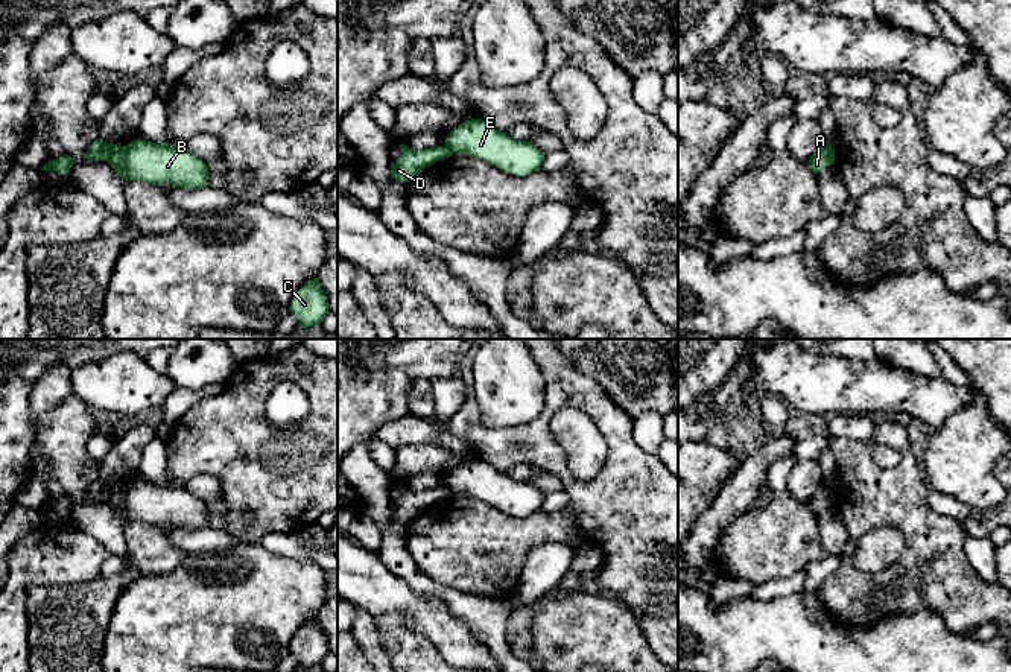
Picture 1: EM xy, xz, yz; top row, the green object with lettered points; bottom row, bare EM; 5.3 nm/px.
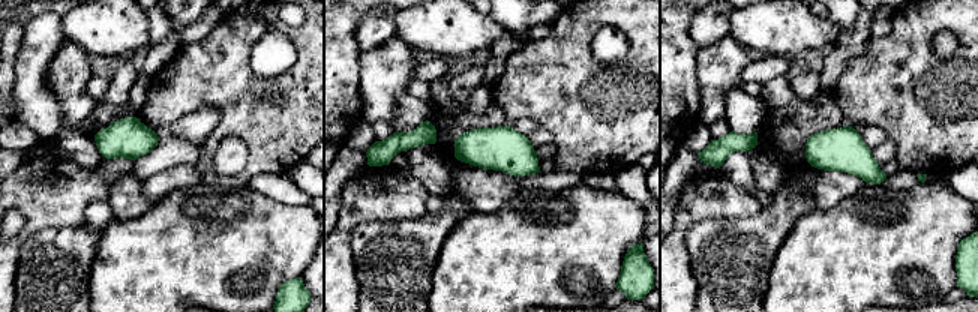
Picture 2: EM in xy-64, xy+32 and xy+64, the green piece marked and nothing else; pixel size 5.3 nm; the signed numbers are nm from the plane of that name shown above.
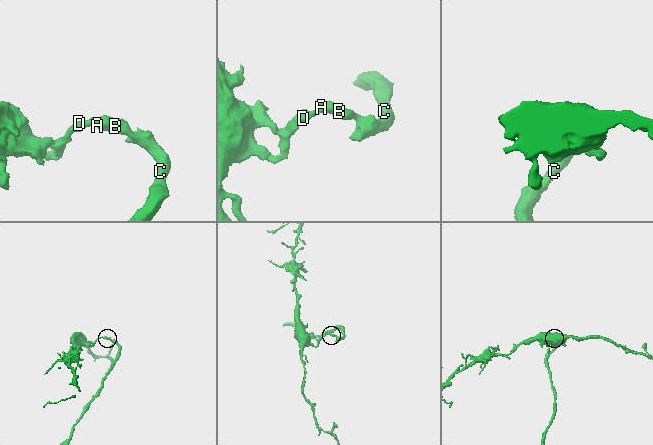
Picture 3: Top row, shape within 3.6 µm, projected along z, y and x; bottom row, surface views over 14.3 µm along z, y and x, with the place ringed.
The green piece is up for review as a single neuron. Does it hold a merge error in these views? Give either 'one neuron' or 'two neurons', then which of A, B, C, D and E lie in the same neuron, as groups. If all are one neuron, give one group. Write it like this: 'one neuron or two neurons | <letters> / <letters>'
two neurons | A B C E / D

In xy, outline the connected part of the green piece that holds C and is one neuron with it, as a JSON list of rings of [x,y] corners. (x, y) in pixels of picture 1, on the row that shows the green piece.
[[[319,278],[309,280],[293,296],[289,312],[296,316],[298,327],[316,327],[328,313],[327,296]]]

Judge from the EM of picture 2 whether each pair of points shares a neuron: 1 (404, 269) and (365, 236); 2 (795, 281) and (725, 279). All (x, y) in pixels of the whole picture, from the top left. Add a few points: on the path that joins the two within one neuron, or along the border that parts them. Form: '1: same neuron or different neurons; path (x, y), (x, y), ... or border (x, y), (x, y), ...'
1: same neuron; path (395, 261), (374, 245)
2: different neurons; border (779, 248), (770, 272), (768, 288), (762, 296)

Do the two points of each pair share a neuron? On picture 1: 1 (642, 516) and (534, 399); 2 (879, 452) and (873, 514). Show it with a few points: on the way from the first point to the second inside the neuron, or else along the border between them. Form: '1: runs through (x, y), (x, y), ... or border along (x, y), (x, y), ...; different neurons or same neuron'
1: border along (541, 371), (543, 409), (526, 423), (513, 426); different neurons
2: border along (871, 449), (890, 446), (897, 452), (900, 461); different neurons

